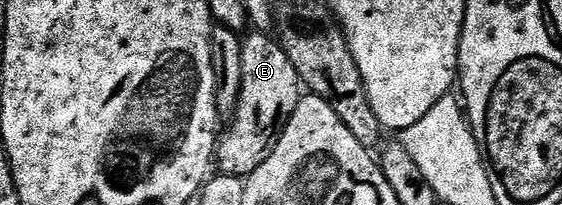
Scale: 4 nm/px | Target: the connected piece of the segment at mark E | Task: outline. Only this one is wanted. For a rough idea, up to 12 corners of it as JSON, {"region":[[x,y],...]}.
{"region":[[274,36],[242,38],[241,95],[217,169],[250,177],[277,147],[301,82]]}

